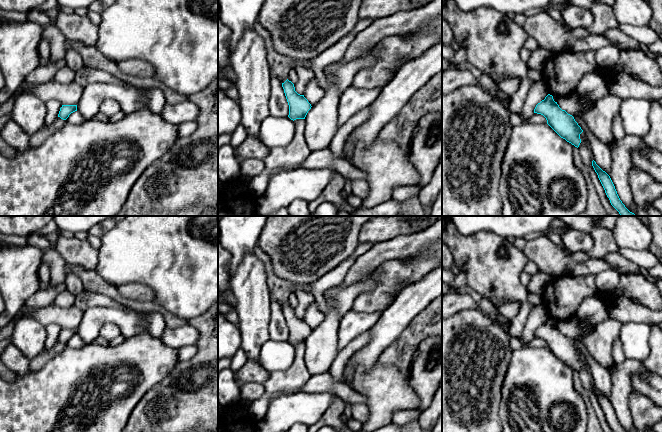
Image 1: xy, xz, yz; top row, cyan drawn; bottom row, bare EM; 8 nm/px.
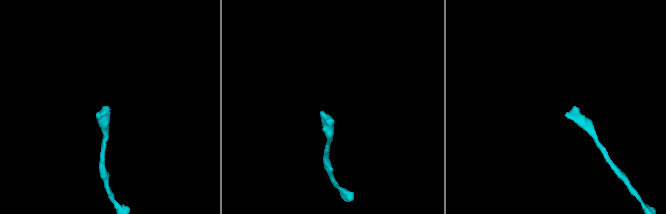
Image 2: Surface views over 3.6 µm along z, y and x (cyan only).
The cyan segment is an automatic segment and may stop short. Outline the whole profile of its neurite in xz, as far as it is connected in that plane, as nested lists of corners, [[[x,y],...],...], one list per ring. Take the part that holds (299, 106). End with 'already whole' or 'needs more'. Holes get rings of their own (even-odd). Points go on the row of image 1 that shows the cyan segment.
[[[288,79],[282,83],[284,93],[289,105],[289,115],[291,120],[305,119],[308,111],[311,109],[311,104],[304,97],[295,91],[294,84]]] | already whole

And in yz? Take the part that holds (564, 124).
[[[548,94],[544,100],[538,103],[534,113],[543,115],[547,124],[563,139],[575,147],[581,143],[580,134],[583,132],[574,117],[562,110],[553,96]]] | already whole

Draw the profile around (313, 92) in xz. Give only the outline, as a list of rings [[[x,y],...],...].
[[[312,78],[305,87],[304,97],[308,100],[311,106],[317,104],[324,94],[324,89],[319,86],[316,78]]]

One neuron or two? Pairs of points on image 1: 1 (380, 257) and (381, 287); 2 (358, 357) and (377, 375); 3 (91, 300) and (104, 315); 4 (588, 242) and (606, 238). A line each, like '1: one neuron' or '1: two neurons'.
1: two neurons
2: two neurons
3: two neurons
4: two neurons

